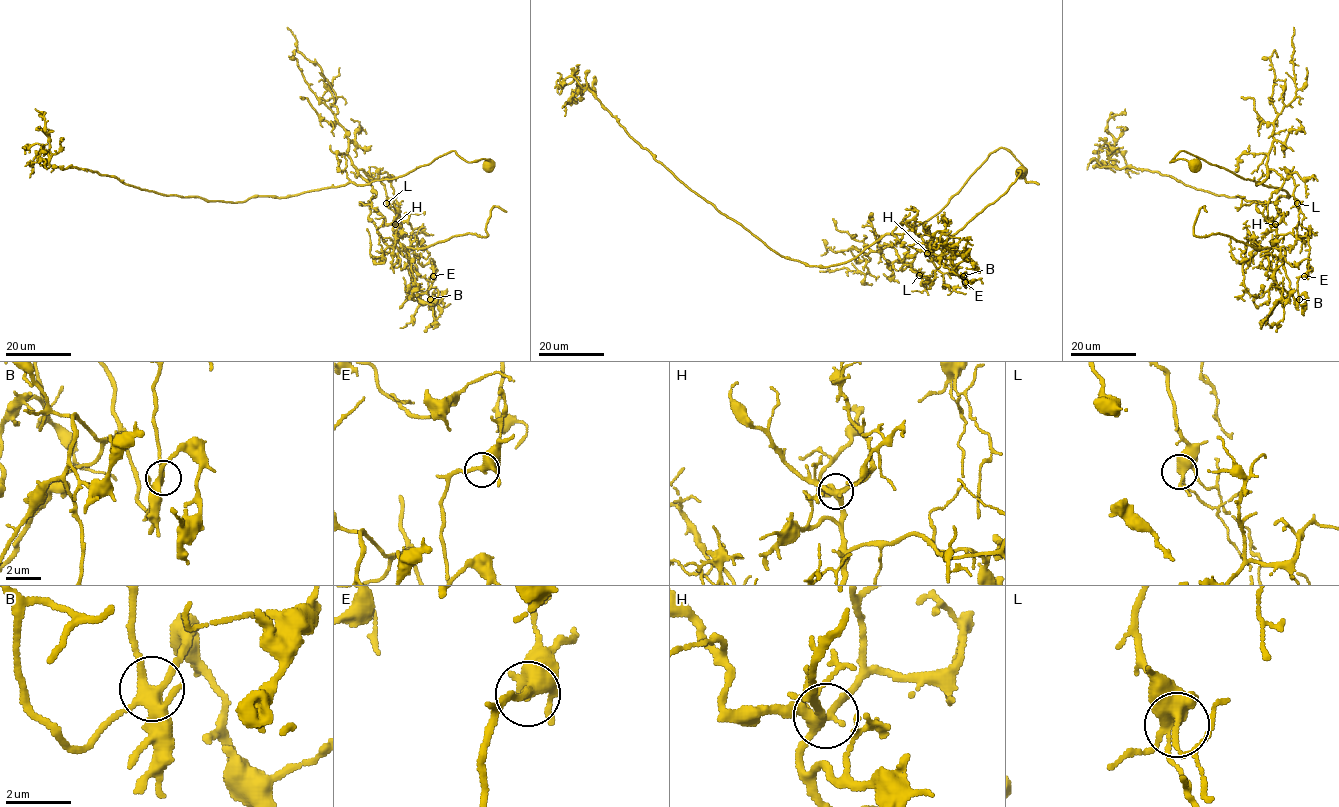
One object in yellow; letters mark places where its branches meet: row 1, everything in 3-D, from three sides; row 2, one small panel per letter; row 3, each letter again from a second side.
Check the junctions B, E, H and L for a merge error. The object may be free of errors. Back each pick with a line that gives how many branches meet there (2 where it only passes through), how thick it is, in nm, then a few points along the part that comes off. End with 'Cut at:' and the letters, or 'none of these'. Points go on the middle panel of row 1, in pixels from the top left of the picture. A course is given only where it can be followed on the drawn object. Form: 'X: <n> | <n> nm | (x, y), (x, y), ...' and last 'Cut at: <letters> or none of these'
L: 5 | 360 nm | (919, 275), (932, 276), (936, 266), (931, 254), (996, 201), (1016, 180), (1018, 171), (1026, 181), (1039, 184)
Cut at: L

